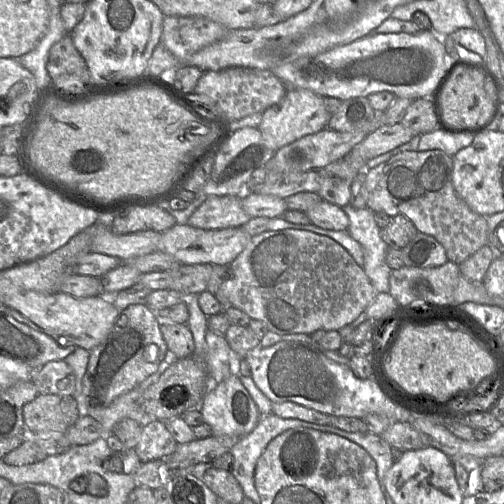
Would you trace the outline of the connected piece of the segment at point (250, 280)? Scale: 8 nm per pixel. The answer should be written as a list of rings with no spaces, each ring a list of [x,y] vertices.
[[[266,230],[250,239],[245,249],[230,263],[229,305],[262,321],[268,330],[280,335],[317,330],[339,330],[350,325],[373,302],[378,292],[350,253],[334,239],[304,230]]]

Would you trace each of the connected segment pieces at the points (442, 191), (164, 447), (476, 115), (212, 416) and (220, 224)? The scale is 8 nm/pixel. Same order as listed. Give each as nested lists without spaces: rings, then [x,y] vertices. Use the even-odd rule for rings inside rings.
[[[441,150],[405,151],[365,170],[367,207],[391,217],[406,216],[418,229],[440,242],[449,261],[460,264],[488,245],[486,217],[472,211],[458,196],[452,182],[453,156]]]
[[[149,420],[141,425],[141,435],[135,451],[142,463],[164,460],[174,453],[178,443],[169,432],[167,422]]]
[[[458,67],[440,93],[437,109],[442,123],[453,129],[475,127],[484,123],[491,115],[493,105],[485,90],[483,75],[477,70]]]
[[[232,374],[210,390],[199,405],[203,423],[209,425],[213,435],[238,436],[248,435],[256,427],[261,418],[256,403],[243,386],[238,374]]]
[[[209,196],[206,200],[192,213],[188,220],[188,225],[201,229],[223,229],[241,227],[248,222],[251,217],[244,211],[240,196]]]

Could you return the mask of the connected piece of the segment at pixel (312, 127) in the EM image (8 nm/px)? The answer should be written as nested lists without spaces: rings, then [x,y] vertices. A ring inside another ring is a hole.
[[[288,88],[285,96],[263,112],[259,130],[272,150],[288,145],[306,135],[315,134],[327,127],[331,114],[326,110],[323,97],[308,89]]]

